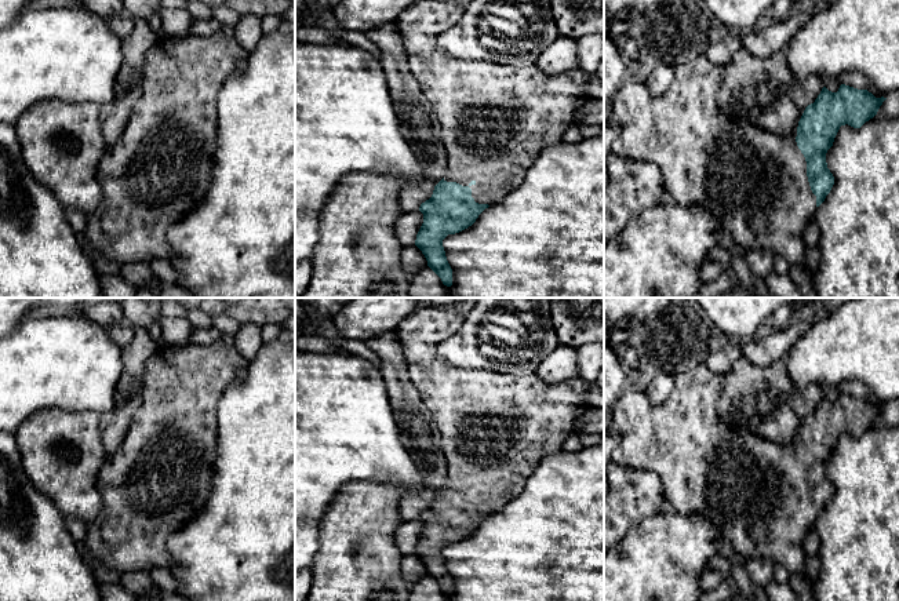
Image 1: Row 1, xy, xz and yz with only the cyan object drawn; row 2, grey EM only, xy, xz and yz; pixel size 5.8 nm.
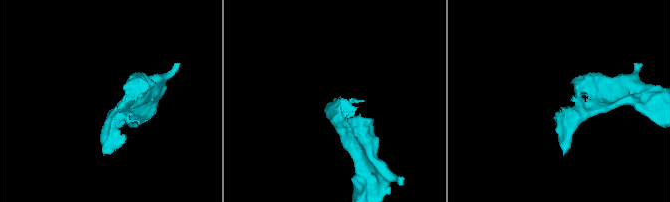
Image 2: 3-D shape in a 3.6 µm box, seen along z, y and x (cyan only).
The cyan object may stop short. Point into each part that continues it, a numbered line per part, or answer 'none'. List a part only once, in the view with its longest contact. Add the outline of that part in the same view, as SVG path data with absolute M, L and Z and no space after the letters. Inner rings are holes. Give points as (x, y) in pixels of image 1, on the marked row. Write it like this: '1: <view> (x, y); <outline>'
1: yz (754, 184); M706 55L677 65L673 83L663 95L654 95L644 83L629 76L614 96L607 123L619 130L611 152L656 164L669 200L699 205L717 219L723 248L764 248L808 273L804 230L818 207L805 157L796 142L797 130L793 136L780 138L724 113L717 105L723 81L724 68Z

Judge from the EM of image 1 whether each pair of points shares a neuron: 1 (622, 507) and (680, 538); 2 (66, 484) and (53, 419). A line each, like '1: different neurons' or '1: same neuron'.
1: different neurons
2: same neuron

